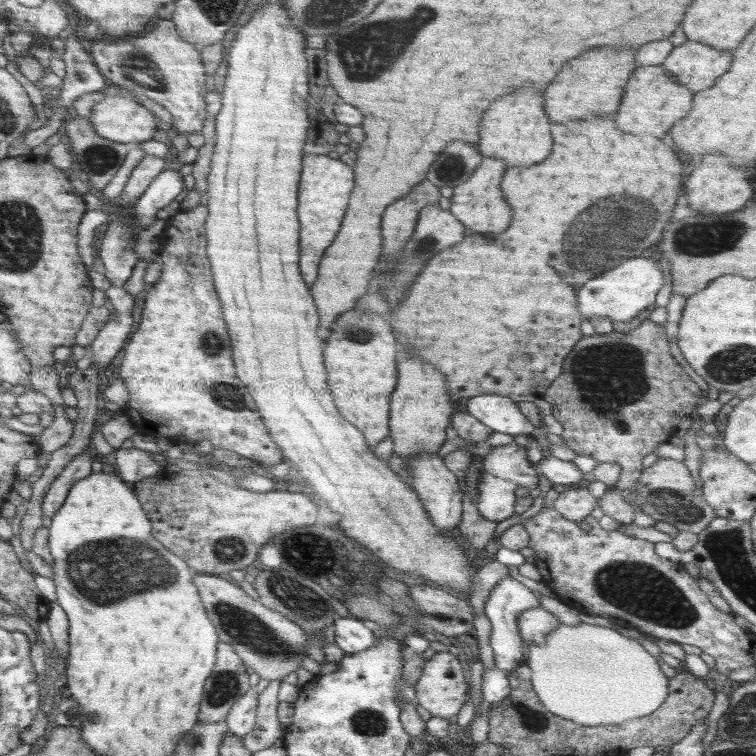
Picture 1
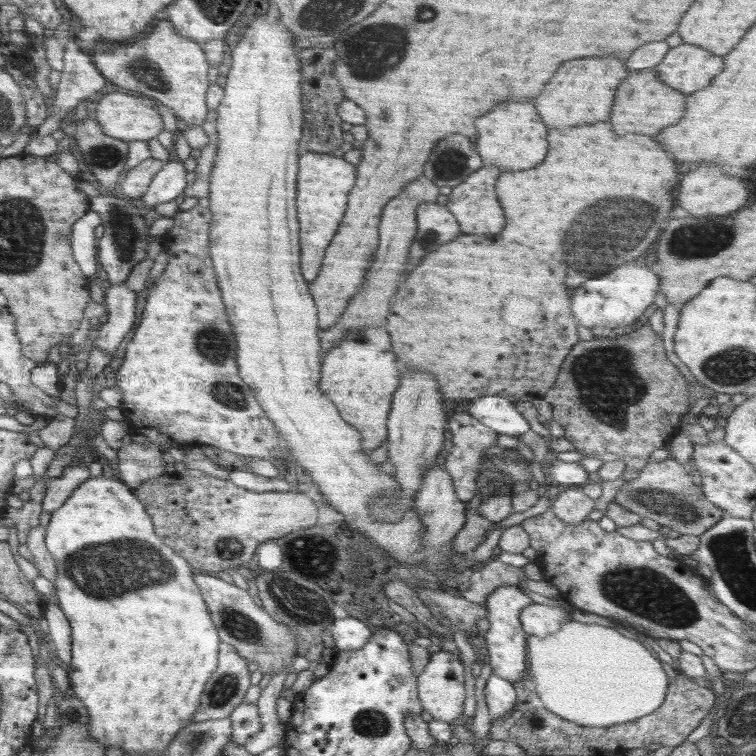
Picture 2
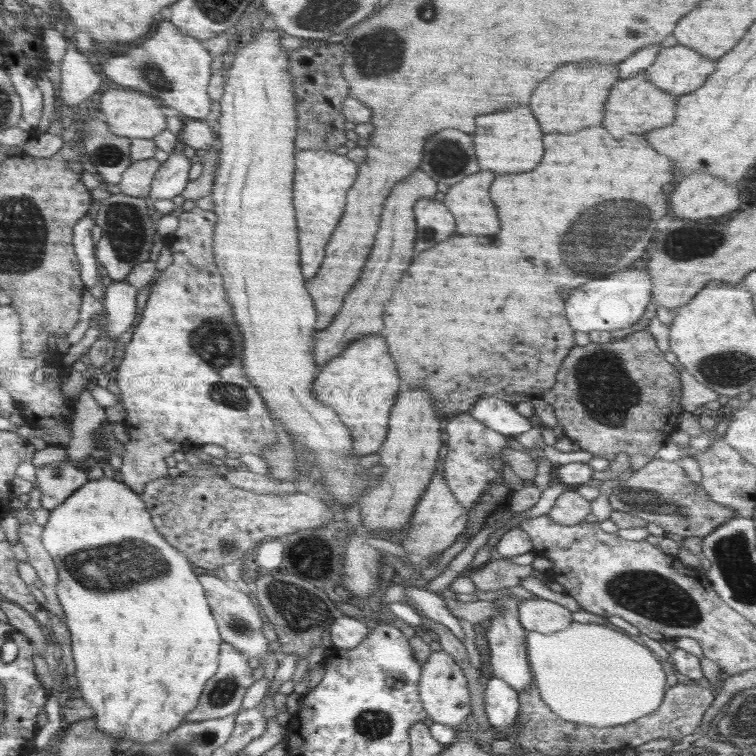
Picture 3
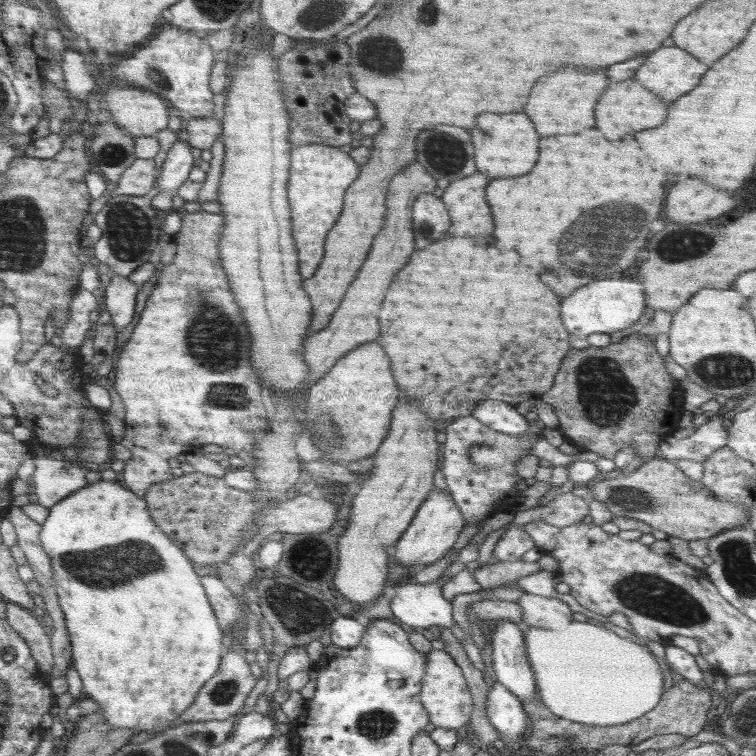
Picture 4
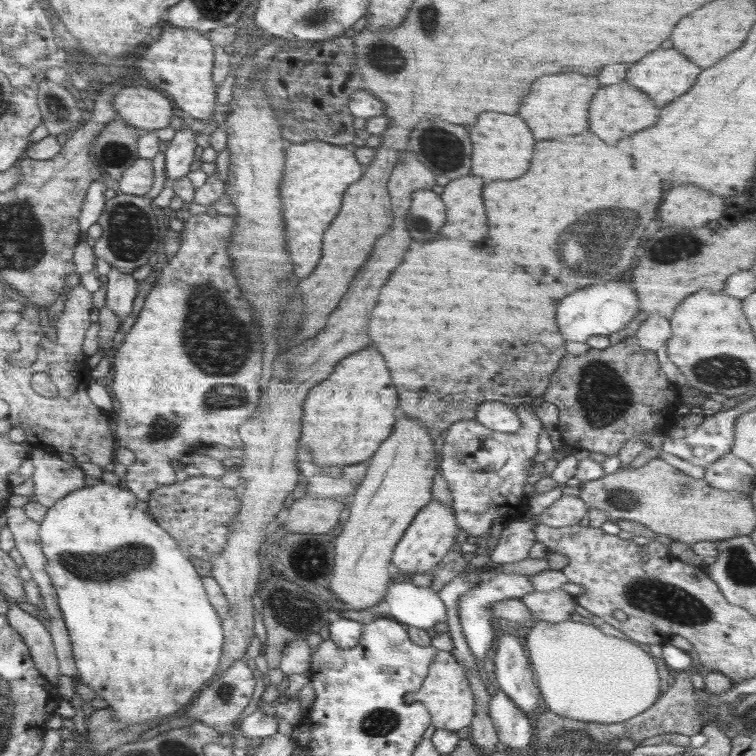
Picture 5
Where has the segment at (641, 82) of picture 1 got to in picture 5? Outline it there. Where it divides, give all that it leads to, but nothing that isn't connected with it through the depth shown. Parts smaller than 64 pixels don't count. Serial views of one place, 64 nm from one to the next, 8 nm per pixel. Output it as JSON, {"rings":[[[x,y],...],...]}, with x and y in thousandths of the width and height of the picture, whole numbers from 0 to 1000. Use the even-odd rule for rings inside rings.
{"rings":[[[825,107],[794,116],[780,138],[780,172],[799,188],[817,188],[844,172],[860,169],[872,156],[873,140],[853,122]]]}

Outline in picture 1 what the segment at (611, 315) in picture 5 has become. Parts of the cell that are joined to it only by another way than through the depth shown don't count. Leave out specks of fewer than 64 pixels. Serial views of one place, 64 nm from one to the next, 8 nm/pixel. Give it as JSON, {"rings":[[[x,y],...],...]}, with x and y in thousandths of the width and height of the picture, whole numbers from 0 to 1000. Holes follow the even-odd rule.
{"rings":[[[847,336],[823,345],[812,353],[812,357],[804,357],[796,365],[783,368],[775,376],[770,376],[770,381],[762,389],[770,425],[782,426],[786,419],[802,419],[810,426],[825,426],[847,415],[853,407],[865,405],[870,386],[878,378],[878,364],[873,349]]]}

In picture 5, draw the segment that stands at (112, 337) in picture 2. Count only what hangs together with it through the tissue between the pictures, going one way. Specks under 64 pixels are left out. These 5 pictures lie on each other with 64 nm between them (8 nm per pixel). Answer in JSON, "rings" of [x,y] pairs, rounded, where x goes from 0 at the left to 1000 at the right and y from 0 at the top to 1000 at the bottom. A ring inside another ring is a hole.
{"rings":[[[152,354],[146,356],[142,366],[140,405],[161,426],[175,414],[177,396],[183,386],[183,370],[173,361],[161,360]]]}

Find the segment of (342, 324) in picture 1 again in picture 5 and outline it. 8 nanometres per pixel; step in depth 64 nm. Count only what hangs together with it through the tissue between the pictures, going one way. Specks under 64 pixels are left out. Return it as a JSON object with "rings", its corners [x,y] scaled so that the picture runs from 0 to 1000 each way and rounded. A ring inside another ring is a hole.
{"rings":[[[495,458],[450,476],[442,492],[411,516],[402,532],[397,582],[410,595],[415,614],[434,619],[487,610],[503,587],[517,577],[526,521],[519,511],[511,479]]]}

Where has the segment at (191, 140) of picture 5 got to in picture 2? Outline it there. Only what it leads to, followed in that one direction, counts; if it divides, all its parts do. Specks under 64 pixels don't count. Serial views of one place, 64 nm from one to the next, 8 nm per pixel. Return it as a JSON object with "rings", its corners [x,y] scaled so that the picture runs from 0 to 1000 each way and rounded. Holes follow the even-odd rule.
{"rings":[[[241,212],[217,214],[214,226],[204,233],[196,253],[187,261],[192,279],[230,266],[247,249],[246,231],[247,226]]]}

